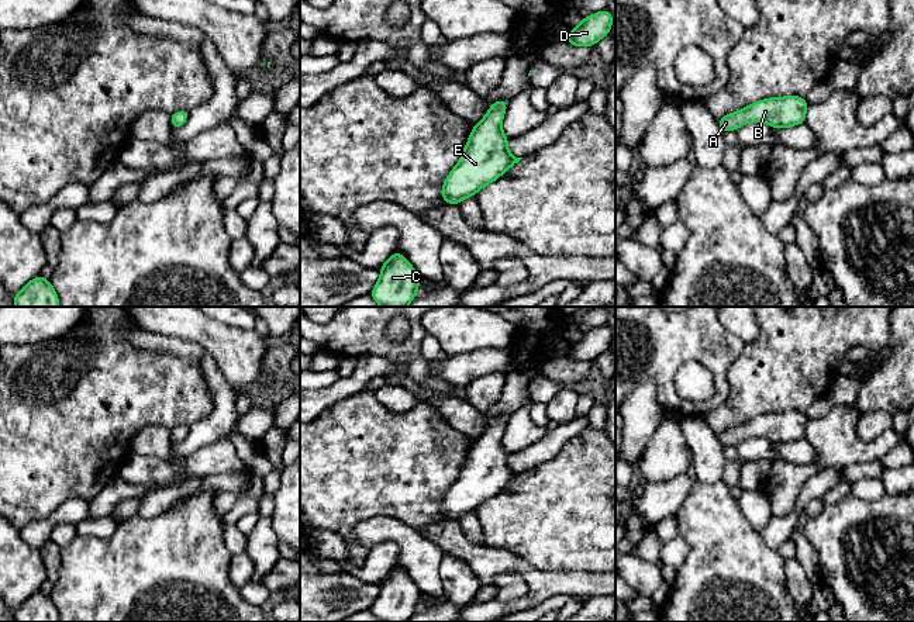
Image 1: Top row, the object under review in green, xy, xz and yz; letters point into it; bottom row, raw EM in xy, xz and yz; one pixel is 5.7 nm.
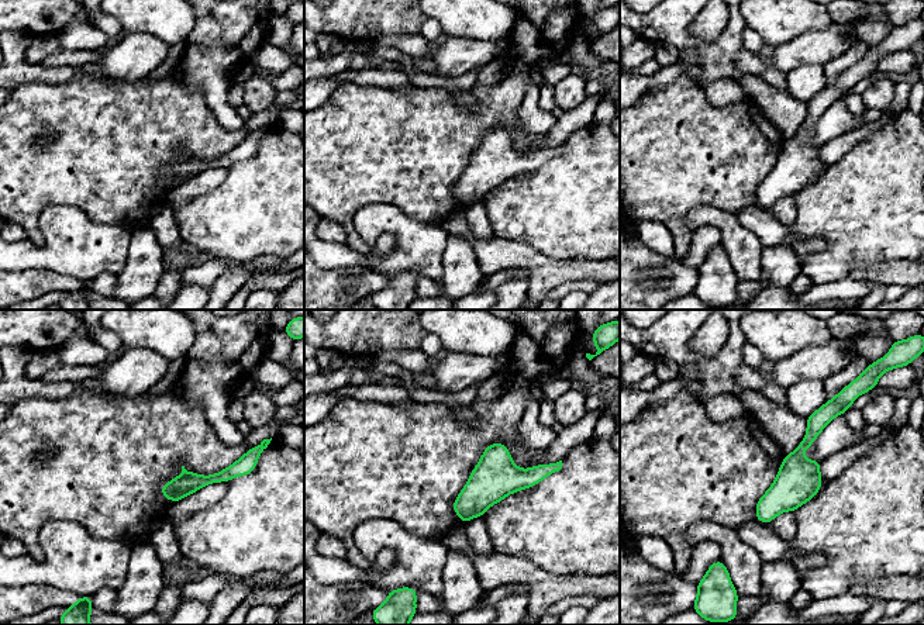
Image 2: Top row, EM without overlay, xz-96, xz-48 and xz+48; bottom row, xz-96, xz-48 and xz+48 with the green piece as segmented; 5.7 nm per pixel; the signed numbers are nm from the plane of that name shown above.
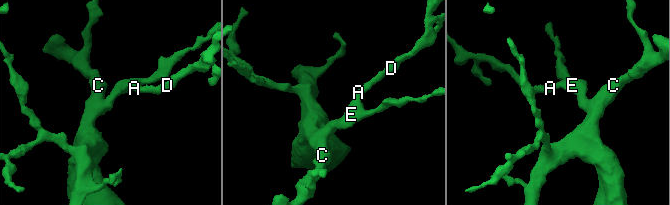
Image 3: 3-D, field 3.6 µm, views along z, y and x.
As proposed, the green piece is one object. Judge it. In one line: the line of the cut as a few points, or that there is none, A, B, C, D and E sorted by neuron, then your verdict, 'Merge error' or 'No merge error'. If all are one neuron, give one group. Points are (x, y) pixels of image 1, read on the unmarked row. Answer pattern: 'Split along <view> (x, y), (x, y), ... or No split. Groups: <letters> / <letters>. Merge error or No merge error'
No split. Groups: A B C D E. No merge error

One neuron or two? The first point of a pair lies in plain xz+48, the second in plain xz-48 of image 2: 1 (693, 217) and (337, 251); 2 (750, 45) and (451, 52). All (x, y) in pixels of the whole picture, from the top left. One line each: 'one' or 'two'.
1: one
2: two

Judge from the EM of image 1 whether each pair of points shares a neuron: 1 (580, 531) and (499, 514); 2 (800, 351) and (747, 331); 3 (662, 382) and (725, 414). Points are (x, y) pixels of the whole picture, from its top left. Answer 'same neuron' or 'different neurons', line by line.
1: same neuron
2: different neurons
3: different neurons

